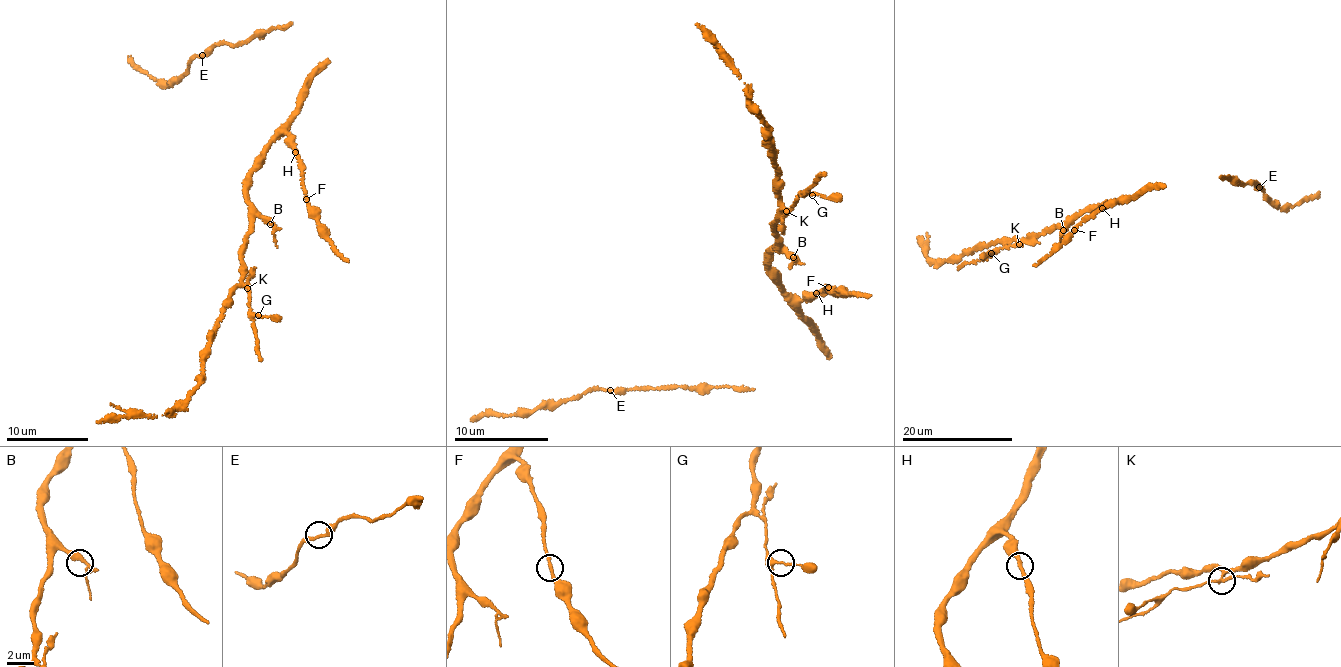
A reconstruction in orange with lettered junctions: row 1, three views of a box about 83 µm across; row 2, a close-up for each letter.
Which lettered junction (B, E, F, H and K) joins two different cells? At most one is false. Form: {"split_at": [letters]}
{"split_at": ["K"]}

